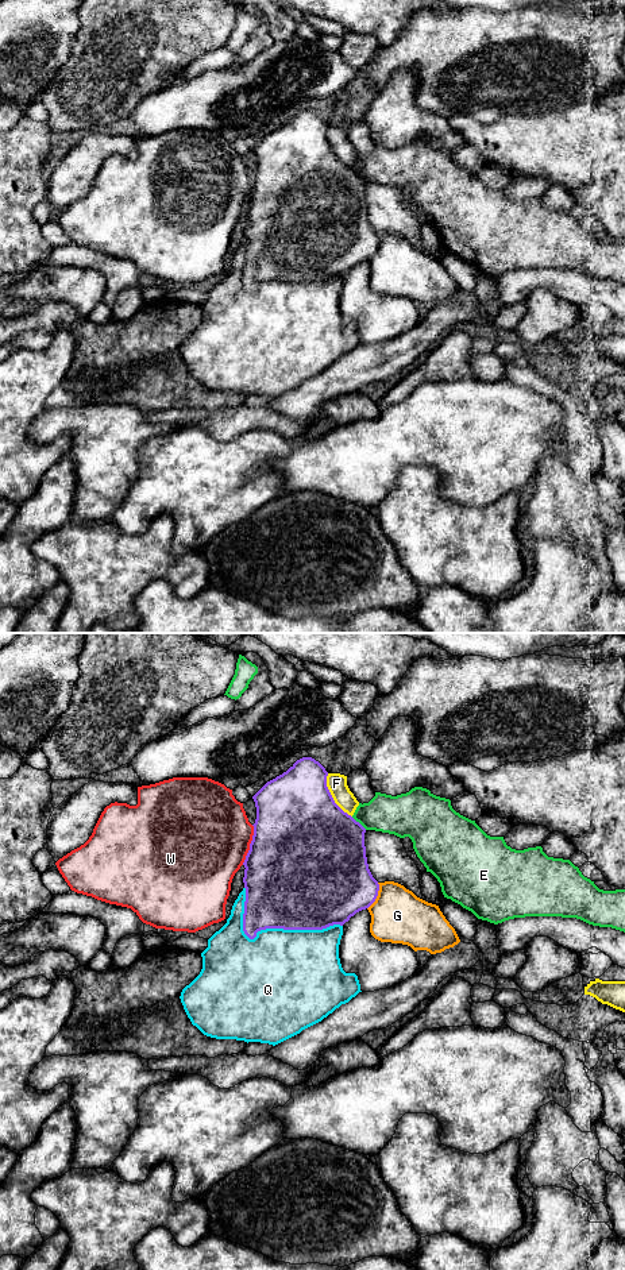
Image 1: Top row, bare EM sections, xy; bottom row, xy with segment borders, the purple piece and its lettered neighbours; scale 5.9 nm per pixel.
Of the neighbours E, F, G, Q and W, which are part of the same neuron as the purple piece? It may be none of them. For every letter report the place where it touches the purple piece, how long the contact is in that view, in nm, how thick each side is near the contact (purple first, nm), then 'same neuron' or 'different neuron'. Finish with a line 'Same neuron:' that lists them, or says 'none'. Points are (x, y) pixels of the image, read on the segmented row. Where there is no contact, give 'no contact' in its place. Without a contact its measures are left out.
E: xy (358, 822) | 120 nm | 480/240 nm | different neuron
F: xy (331, 796) | 300 nm | 500/120 nm | different neuron
G: xy (377, 895) | 170 nm | 420/320 nm | different neuron
Q: xy (270, 927) | 650 nm | 480/460 nm | different neuron
W: xy (250, 845) | 240 nm | 500/500 nm | different neuron
Same neuron: none

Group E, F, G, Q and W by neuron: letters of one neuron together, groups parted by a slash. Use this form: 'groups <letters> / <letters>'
groups E / F / G / Q / W

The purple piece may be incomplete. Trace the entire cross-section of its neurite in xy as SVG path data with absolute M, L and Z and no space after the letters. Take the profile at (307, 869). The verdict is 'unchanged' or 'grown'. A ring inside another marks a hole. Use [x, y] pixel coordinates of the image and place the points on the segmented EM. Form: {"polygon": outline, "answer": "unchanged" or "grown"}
{"polygon": "M302 757L252 796L256 819L243 862L243 931L250 939L266 929L323 930L343 926L378 896L379 884L366 857L366 829L335 803L327 776L319 761Z", "answer": "unchanged"}

